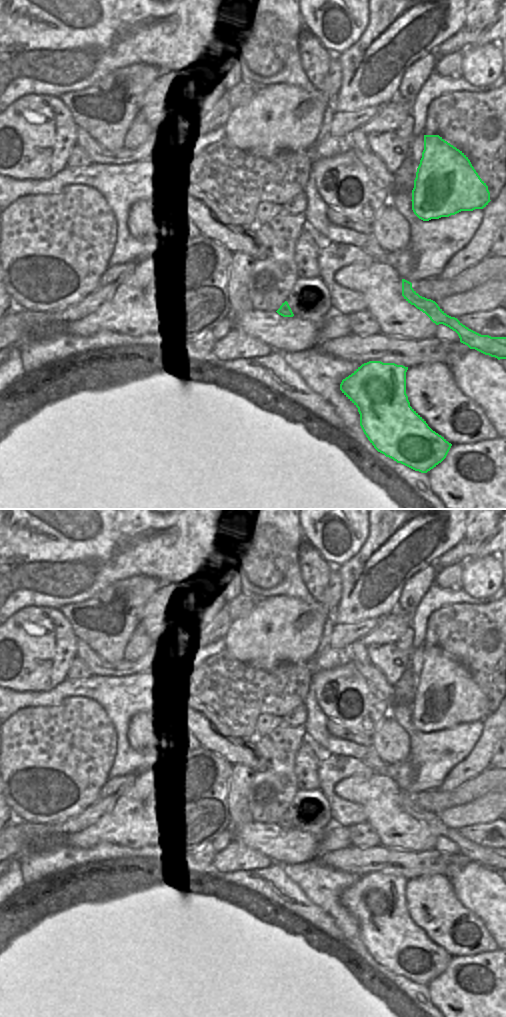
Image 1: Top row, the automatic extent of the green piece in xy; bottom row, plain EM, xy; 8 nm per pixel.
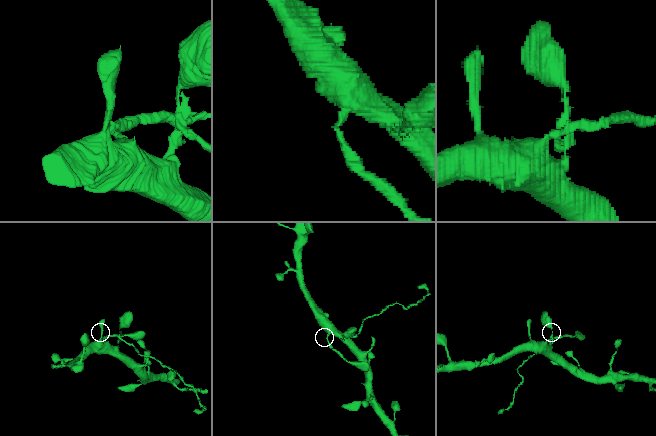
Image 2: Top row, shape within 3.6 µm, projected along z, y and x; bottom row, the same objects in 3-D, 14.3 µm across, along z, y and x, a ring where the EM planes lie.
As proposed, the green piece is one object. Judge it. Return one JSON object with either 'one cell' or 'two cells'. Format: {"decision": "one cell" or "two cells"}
{"decision": "two cells"}

